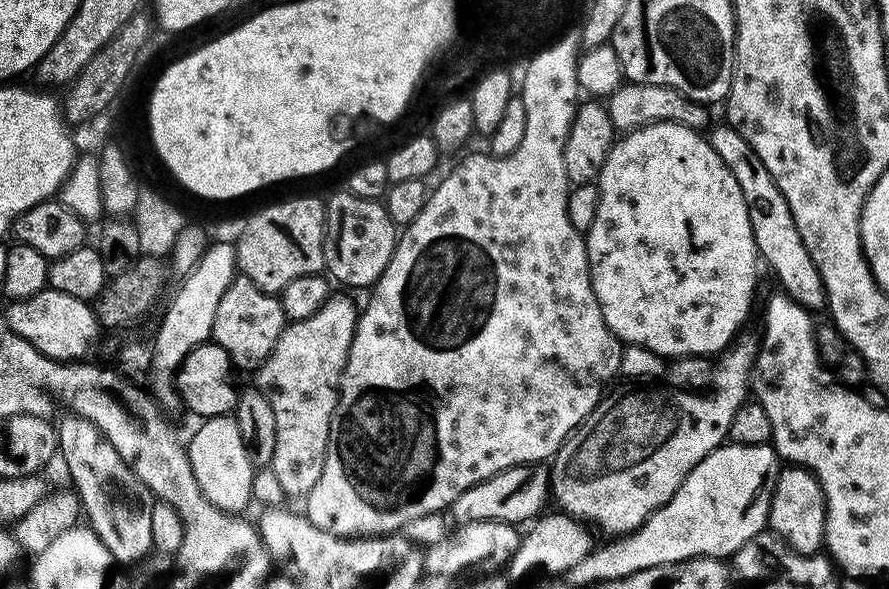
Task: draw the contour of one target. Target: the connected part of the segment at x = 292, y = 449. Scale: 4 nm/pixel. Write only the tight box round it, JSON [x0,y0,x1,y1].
[258,295,358,497]

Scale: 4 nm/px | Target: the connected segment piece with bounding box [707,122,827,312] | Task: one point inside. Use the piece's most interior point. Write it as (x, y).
(777, 240)

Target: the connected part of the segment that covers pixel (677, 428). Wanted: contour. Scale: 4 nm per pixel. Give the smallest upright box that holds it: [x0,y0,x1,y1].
[550,335,758,538]

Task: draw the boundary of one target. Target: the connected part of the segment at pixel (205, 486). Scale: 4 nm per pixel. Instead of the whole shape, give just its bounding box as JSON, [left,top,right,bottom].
[186,415,254,514]

